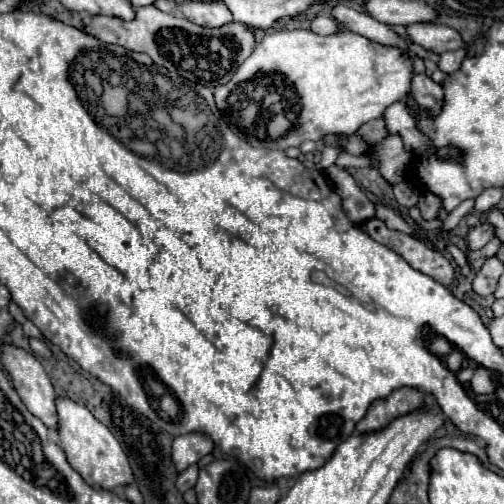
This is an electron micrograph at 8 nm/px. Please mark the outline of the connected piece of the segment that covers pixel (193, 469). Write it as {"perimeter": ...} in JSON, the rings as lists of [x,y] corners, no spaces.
{"perimeter":[[[196,464],[188,466],[184,472],[180,472],[180,476],[176,480],[176,488],[180,492],[186,492],[186,490],[190,490],[196,484],[196,478],[198,478],[198,466]]]}

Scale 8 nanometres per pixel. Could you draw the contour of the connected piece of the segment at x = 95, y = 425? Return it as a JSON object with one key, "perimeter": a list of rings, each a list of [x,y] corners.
{"perimeter":[[[58,396],[56,398],[56,414],[58,414],[58,444],[64,450],[70,466],[82,474],[84,482],[92,488],[100,490],[116,490],[118,486],[132,482],[132,468],[128,464],[128,458],[120,446],[120,442],[114,438],[114,434],[94,418],[94,414],[84,406],[70,398]]]}

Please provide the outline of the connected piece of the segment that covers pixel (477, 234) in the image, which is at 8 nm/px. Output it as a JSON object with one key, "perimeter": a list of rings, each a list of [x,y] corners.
{"perimeter":[[[482,222],[468,232],[468,246],[472,250],[478,250],[478,248],[486,246],[492,238],[496,238],[496,228],[490,222]]]}

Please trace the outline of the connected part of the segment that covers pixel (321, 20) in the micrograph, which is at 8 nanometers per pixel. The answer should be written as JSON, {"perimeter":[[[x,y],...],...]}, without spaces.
{"perimeter":[[[316,16],[316,18],[312,20],[312,28],[310,28],[310,30],[314,30],[316,34],[326,36],[326,34],[334,34],[334,32],[338,32],[340,28],[336,26],[336,22],[334,22],[332,18],[328,18],[328,16]]]}

